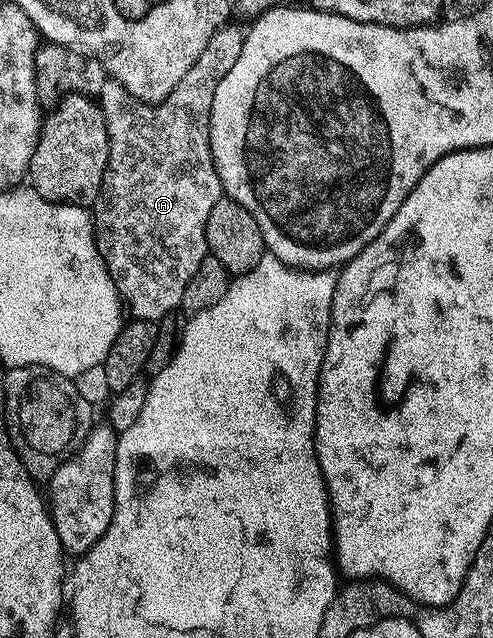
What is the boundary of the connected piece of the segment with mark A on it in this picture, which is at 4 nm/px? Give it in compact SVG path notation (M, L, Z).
M225 25L210 37L210 45L202 49L202 57L194 61L190 73L178 81L174 93L160 103L138 101L121 83L105 81L98 92L100 112L106 121L108 160L100 195L91 208L96 248L108 266L114 285L120 290L127 310L137 319L159 321L180 307L182 293L198 265L208 256L206 217L222 197L220 178L210 153L210 109L214 105L214 89L218 81L230 73L238 53L242 53L245 28Z

